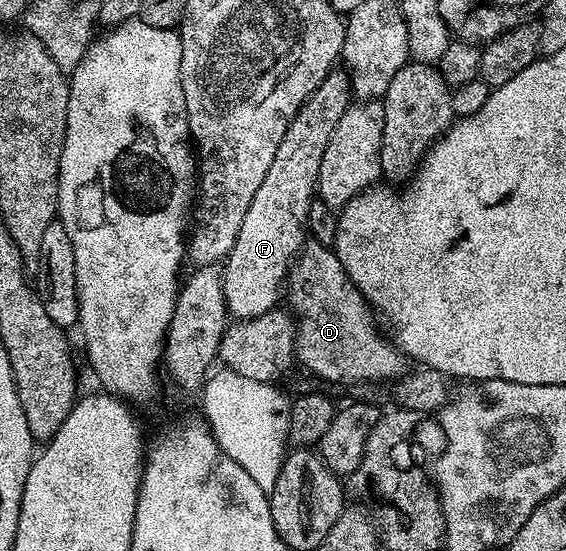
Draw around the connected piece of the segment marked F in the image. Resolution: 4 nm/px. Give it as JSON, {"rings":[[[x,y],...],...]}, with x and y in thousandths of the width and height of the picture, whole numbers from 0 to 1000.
{"rings":[[[602,129],[581,131],[537,192],[530,192],[502,250],[495,250],[481,301],[473,301],[466,330],[452,343],[431,403],[424,403],[424,425],[417,425],[417,439],[392,486],[396,559],[413,572],[415,583],[443,581],[493,557],[512,483],[542,441],[548,370],[558,359],[565,294],[572,272],[580,272],[580,250],[594,236],[594,221],[608,214],[622,187],[618,140]]]}

